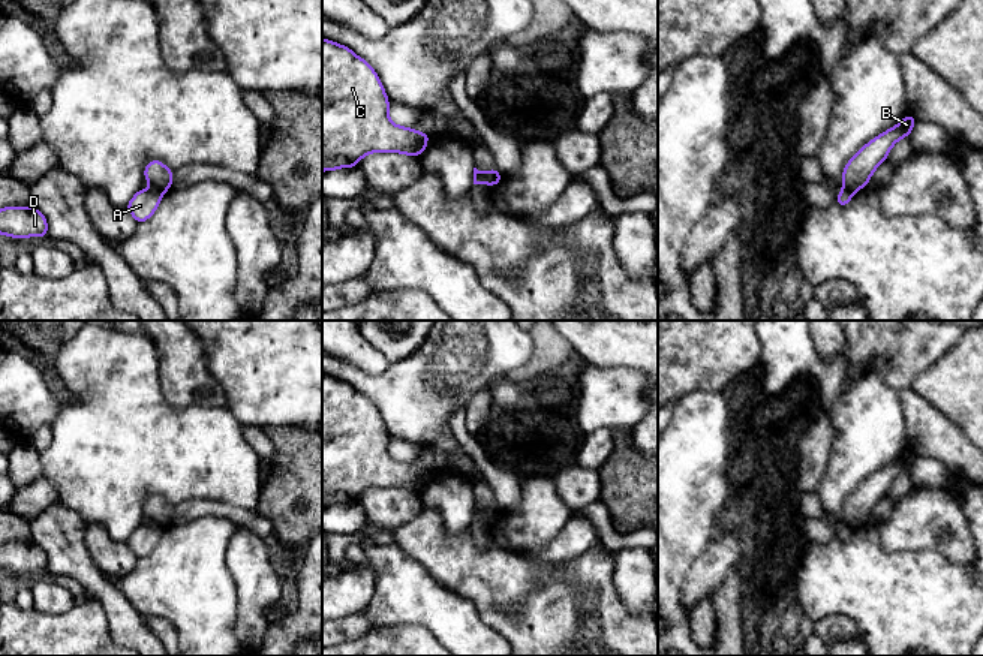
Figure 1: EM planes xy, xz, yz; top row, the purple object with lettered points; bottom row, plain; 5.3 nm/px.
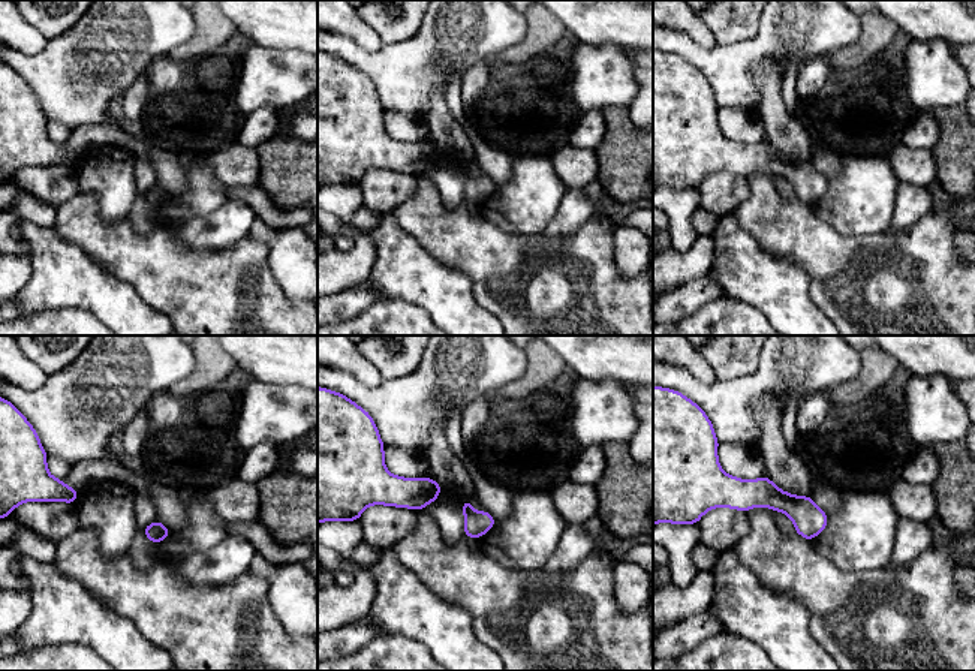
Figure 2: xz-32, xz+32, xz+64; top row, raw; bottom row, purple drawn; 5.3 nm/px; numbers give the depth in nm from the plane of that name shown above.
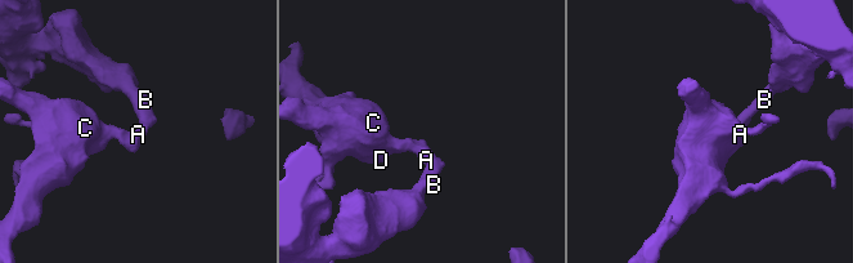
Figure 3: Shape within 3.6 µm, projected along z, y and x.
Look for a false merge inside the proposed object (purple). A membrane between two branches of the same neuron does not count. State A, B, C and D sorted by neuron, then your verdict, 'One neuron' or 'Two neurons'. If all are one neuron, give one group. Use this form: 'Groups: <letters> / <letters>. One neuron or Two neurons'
Groups: A C D / B. Two neurons

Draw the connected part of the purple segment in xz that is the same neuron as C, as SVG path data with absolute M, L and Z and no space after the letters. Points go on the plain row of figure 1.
M322 374L322 508L357 503L370 488L420 493L432 470L394 460L388 443L390 434L372 400L351 383Z

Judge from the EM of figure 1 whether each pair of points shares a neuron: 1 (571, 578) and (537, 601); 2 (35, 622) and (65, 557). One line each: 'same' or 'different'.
1: same
2: different

